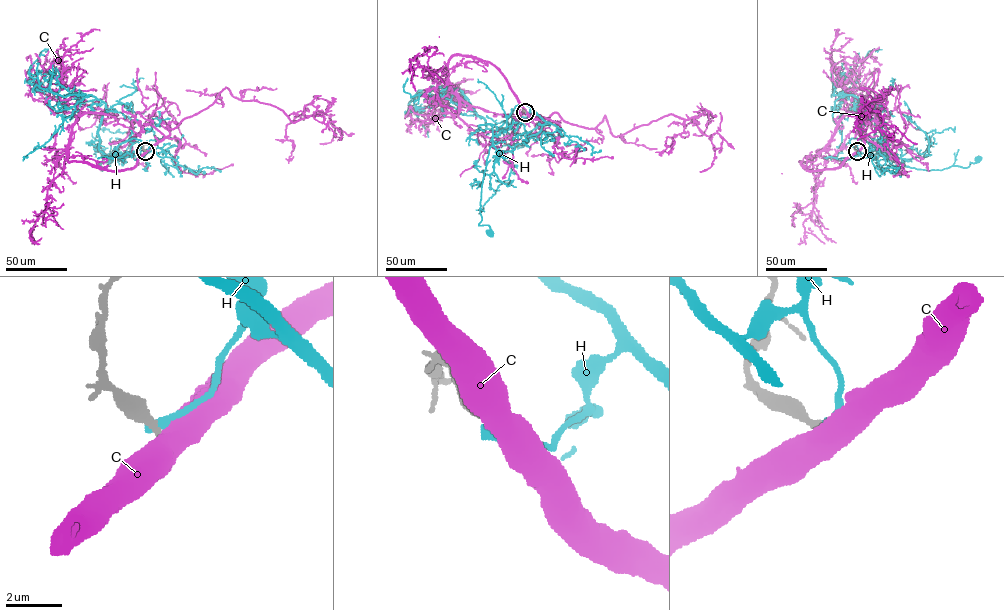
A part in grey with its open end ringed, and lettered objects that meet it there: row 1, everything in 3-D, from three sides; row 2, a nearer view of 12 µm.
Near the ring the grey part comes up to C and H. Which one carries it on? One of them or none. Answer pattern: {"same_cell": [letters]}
{"same_cell": []}

